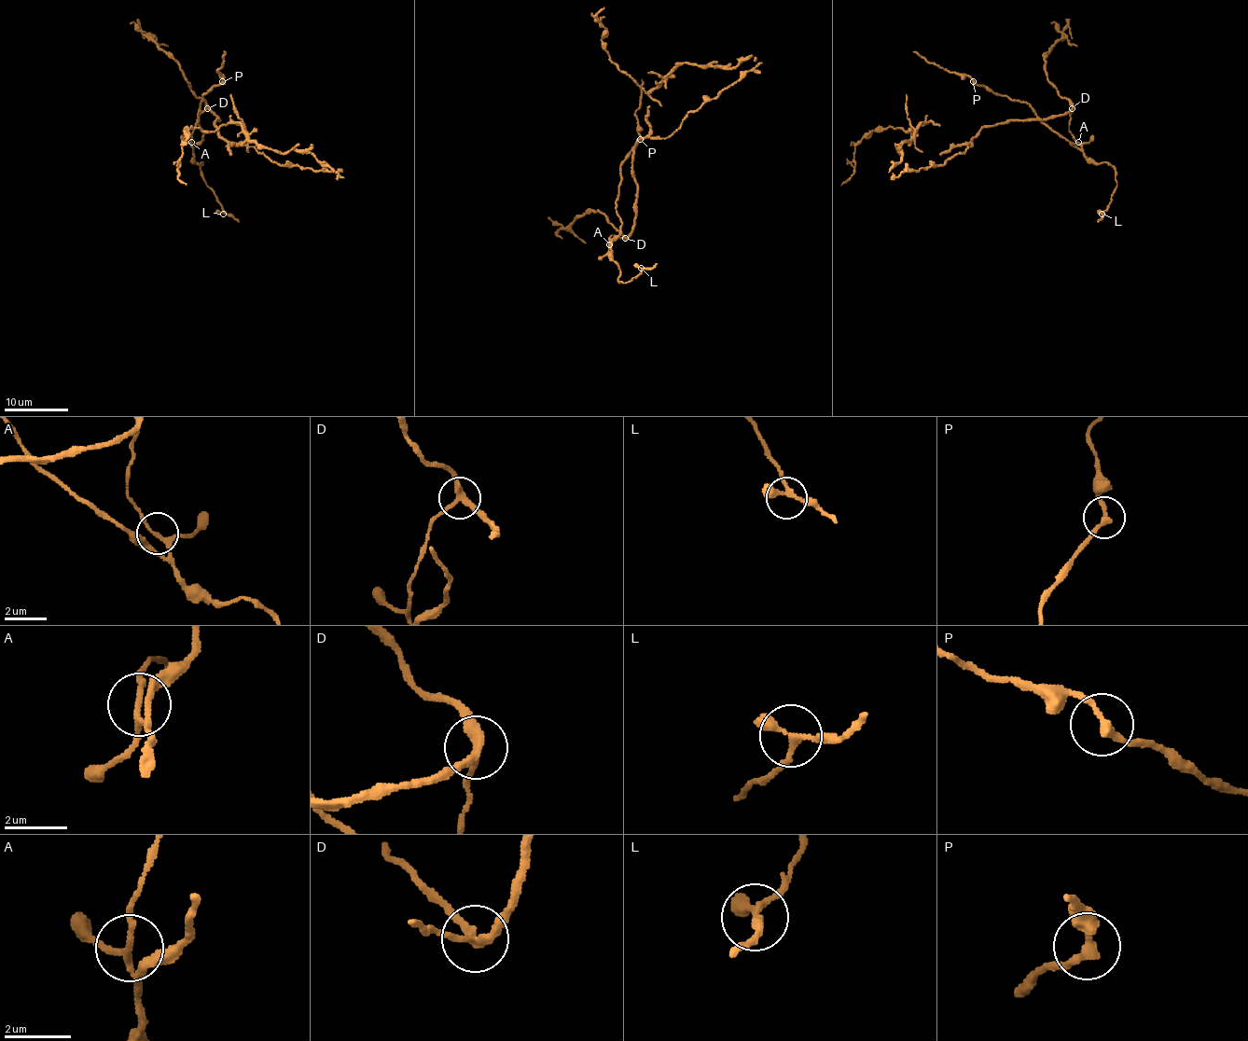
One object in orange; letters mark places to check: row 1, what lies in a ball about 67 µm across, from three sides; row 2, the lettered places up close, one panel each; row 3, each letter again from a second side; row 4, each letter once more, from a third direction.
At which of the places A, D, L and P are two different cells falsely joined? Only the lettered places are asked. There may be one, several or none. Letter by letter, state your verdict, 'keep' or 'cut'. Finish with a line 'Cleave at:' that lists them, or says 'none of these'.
A: keep
D: cut
L: keep
P: keep
Cleave at: D

